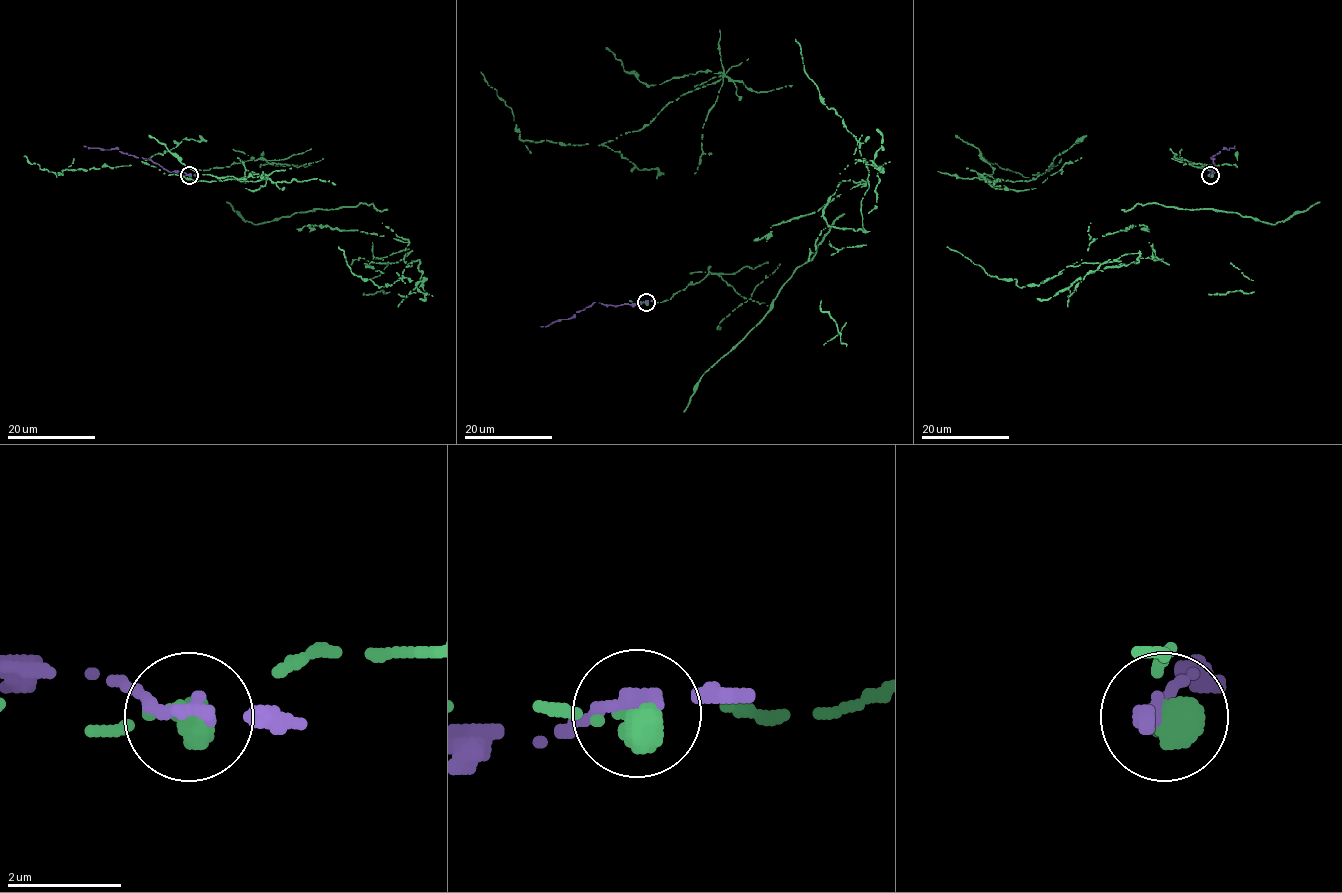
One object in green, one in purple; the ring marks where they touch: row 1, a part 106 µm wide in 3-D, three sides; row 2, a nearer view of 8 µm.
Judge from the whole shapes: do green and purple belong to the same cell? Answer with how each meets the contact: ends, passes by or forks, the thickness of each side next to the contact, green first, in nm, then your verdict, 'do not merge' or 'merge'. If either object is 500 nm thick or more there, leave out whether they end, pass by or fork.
calibres 550 and 240 nm; do not merge

